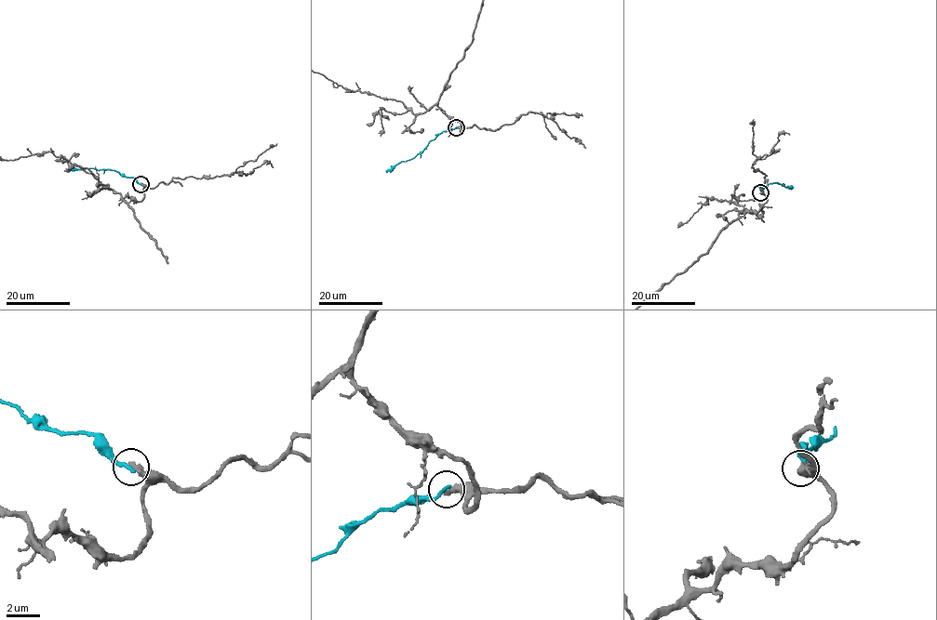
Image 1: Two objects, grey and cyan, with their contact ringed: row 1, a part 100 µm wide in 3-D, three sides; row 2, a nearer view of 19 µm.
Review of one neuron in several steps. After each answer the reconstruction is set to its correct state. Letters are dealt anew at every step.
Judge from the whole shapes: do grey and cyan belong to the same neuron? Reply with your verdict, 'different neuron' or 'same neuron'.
different neuron

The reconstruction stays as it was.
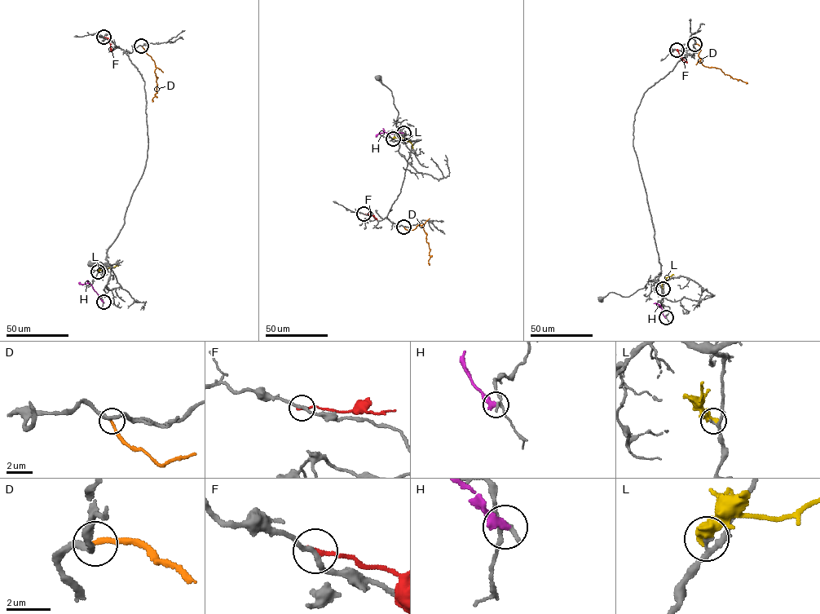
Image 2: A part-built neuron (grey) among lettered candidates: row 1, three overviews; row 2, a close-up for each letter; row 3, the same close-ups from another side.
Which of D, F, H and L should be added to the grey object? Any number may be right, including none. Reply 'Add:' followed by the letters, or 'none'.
Add: none

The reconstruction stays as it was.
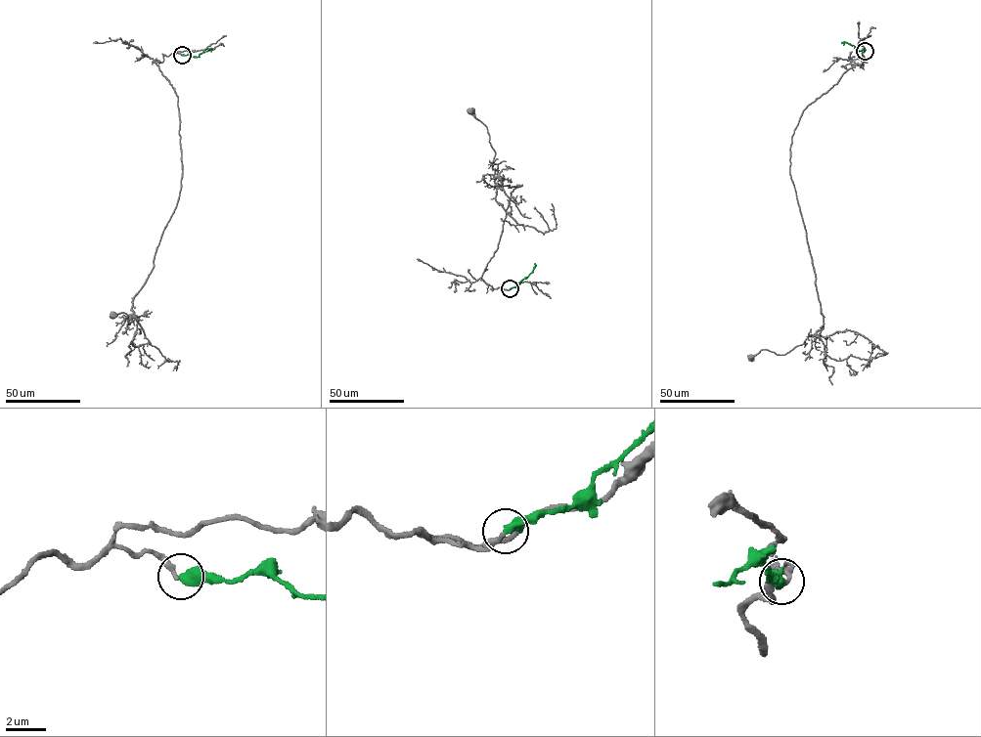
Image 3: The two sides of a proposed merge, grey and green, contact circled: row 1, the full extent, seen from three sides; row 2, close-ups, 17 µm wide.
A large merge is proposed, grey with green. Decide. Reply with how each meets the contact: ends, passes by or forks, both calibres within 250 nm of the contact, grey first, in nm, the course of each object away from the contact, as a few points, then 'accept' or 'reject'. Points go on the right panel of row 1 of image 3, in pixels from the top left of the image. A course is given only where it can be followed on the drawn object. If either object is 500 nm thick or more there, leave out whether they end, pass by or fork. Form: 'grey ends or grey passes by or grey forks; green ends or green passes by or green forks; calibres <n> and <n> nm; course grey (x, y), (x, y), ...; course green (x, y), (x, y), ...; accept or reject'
calibres 240 and 500 nm; course grey (865, 51), (861, 64), (803, 110), (791, 137), (789, 174), (823, 326), (783, 355), (765, 349), (750, 358); course green (865, 51), (857, 51), (853, 45), (843, 42), (843, 45); accept

